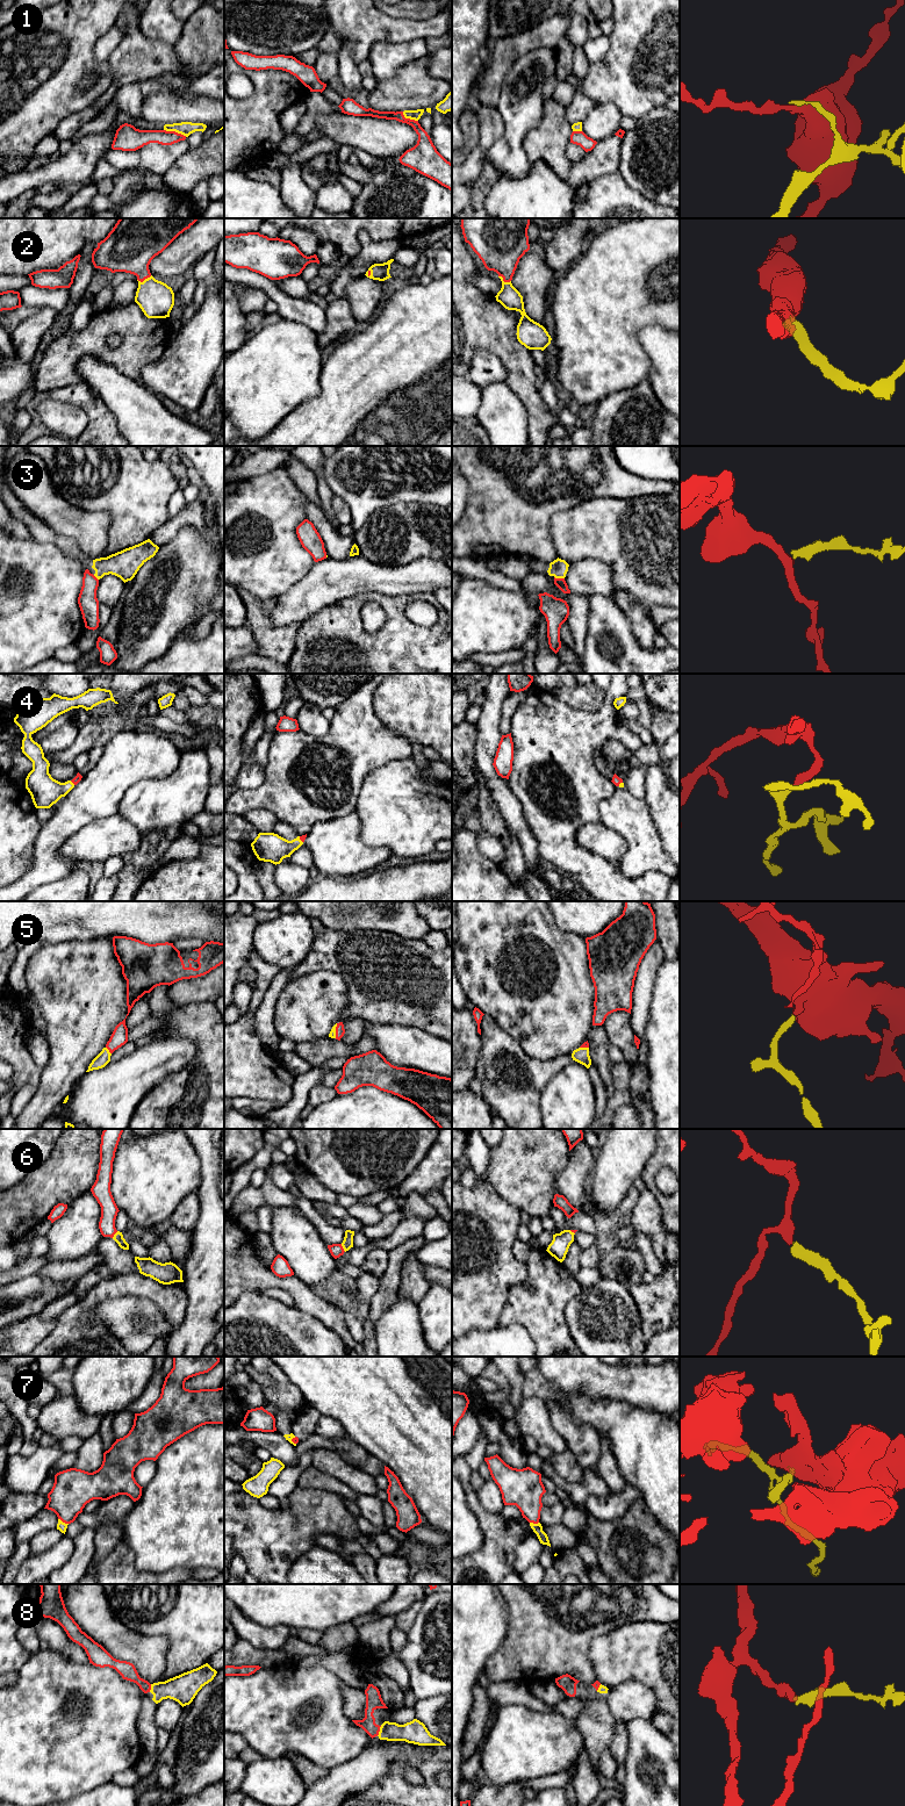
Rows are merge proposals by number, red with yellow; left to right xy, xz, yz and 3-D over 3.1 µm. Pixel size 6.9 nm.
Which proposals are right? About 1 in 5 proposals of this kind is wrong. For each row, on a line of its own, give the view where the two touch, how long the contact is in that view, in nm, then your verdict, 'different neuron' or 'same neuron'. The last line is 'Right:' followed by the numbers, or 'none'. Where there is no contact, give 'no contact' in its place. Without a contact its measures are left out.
1: contact in xy; length 170 nm; different neuron
2: contact in yz; length 100 nm; same neuron
3: contact in yz; length 70 nm; different neuron
4: contact in xz; length 50 nm; same neuron
5: contact in xy; length 70 nm; same neuron
6: contact in xz; length 70 nm; same neuron
7: contact in xy; length 80 nm; same neuron
8: contact in xz; length 80 nm; same neuron
Right: 2, 4, 5, 6, 7, 8

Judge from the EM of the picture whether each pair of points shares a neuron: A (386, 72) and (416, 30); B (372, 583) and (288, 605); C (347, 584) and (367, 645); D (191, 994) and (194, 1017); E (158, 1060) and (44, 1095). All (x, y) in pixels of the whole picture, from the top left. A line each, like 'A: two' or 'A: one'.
A: two
B: one
C: two
D: two
E: two

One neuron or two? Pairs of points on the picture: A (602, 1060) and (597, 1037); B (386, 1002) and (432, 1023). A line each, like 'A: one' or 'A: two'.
A: one
B: one

